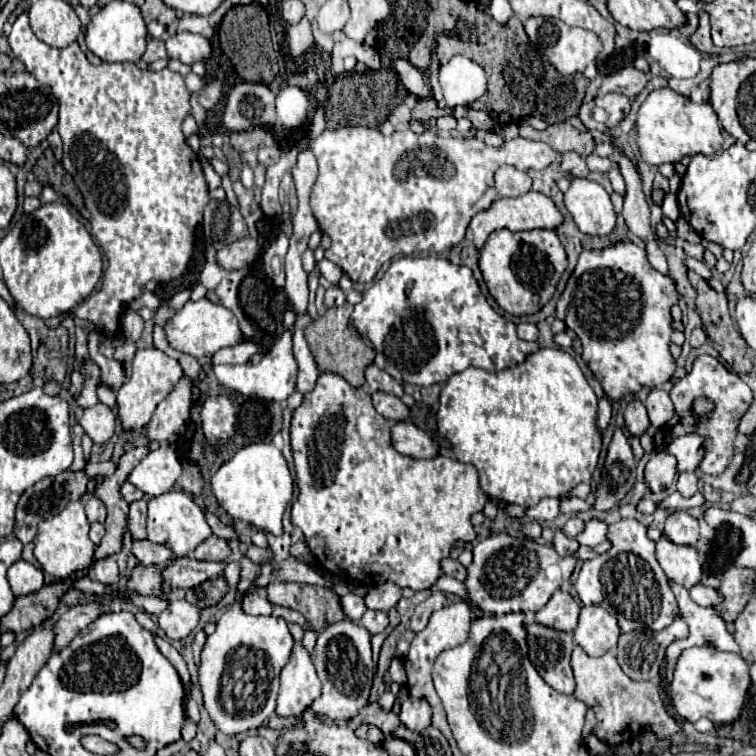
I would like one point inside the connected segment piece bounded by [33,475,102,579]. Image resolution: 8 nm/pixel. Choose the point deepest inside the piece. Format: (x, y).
(62, 545)

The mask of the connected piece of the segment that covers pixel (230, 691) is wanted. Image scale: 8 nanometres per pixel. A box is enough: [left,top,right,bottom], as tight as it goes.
[198,603,294,735]

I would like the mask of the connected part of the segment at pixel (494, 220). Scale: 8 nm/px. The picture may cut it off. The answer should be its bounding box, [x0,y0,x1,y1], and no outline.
[470,191,564,249]

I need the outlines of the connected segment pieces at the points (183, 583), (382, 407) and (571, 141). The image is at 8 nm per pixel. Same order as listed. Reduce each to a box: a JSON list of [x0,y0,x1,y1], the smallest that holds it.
[[162,557,224,593],[372,391,408,421],[518,123,596,157]]

